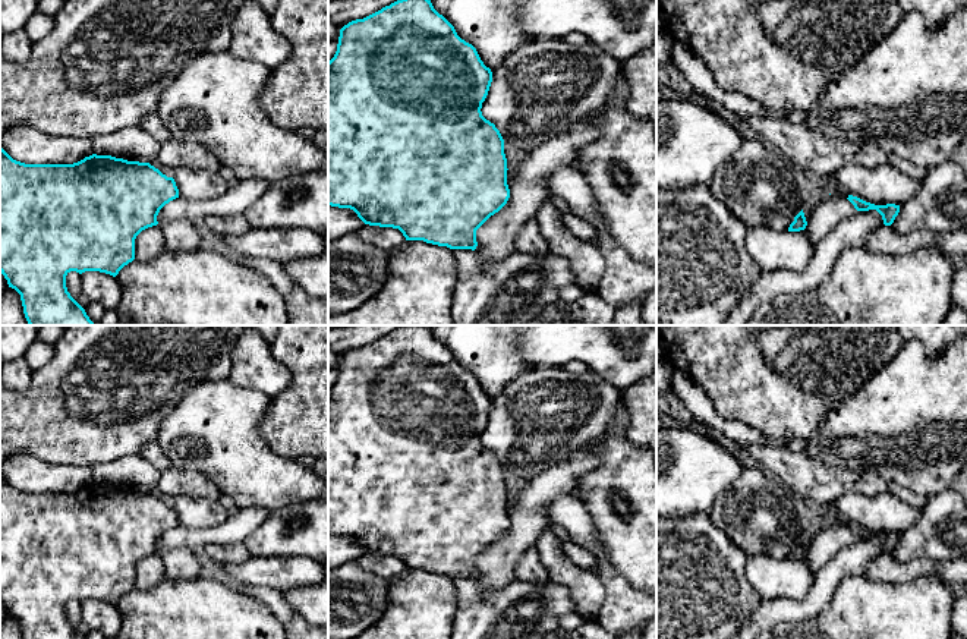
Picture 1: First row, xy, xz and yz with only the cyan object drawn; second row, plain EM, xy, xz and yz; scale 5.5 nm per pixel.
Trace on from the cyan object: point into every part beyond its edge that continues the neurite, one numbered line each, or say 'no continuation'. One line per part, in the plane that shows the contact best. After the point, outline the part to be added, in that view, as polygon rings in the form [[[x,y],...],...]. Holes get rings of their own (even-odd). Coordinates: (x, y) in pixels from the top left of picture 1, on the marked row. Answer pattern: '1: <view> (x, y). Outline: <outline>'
no continuation

